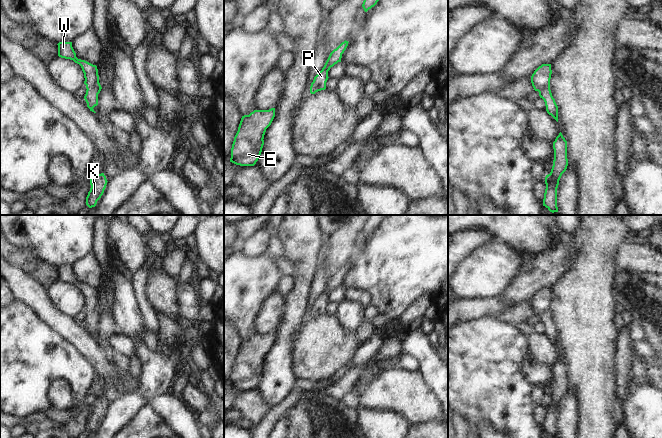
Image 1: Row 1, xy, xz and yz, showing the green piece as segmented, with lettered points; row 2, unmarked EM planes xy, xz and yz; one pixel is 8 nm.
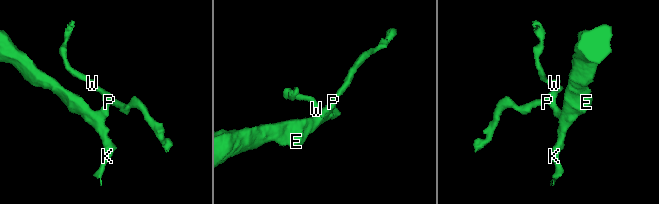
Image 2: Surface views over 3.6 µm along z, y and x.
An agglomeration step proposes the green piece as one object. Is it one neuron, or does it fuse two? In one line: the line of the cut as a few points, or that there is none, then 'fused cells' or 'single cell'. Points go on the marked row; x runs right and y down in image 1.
no cut | single cell

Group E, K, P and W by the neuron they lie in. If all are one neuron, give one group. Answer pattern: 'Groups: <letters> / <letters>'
Groups: E K P W

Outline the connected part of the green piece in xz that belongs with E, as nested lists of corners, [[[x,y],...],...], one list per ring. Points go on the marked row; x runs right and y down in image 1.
[[[275,108],[254,110],[241,118],[231,148],[230,162],[240,166],[254,166],[264,145],[266,129],[275,117]]]

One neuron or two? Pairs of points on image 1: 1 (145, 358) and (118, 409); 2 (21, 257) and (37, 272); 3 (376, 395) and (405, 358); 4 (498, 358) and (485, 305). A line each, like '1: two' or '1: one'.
1: one
2: one
3: two
4: two

